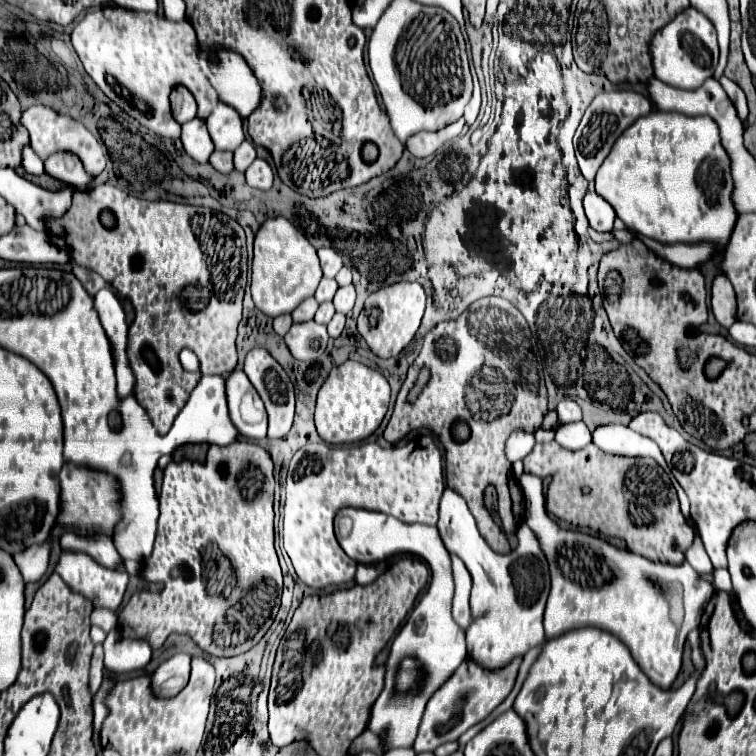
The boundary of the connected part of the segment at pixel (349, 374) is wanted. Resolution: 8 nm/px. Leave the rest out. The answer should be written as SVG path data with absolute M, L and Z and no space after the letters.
M344 361L334 367L324 381L316 401L316 429L318 435L330 445L356 443L370 437L382 423L390 401L390 385L382 373L358 361Z

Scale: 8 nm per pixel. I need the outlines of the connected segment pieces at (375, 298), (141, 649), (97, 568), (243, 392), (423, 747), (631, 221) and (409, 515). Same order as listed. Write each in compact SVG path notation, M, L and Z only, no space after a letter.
M394 283L378 289L366 299L362 313L358 315L358 333L368 343L370 351L382 359L396 357L414 339L426 307L426 293L420 283Z
M118 630L108 633L104 641L104 665L112 673L134 673L144 669L152 659L152 649L146 641L122 638Z
M62 551L56 565L56 573L78 593L94 603L94 607L106 607L118 611L128 575L106 571L106 567L94 563L84 551Z
M236 369L226 377L228 411L238 433L248 441L266 437L266 411L262 399L256 395L246 373Z
M466 659L456 669L456 673L428 701L422 723L420 723L418 739L414 741L414 751L416 753L434 751L442 743L456 741L464 731L468 731L472 725L480 723L484 717L488 717L492 713L492 709L496 709L512 691L514 679L518 673L518 665L520 665L520 659L514 659L514 663L510 663L508 667L504 667L500 671L486 671L486 669L478 667L472 659Z
M652 111L632 123L614 143L596 175L596 193L602 195L626 223L630 231L642 233L660 243L698 243L714 241L722 249L738 219L730 201L732 177L730 161L720 145L718 125L702 115L688 117L672 111Z
M422 435L418 439L396 445L394 449L382 449L378 443L362 443L350 447L330 447L324 441L308 443L300 447L288 469L288 485L286 485L286 505L284 505L284 531L282 541L296 575L302 583L314 589L322 589L326 585L340 585L354 579L356 563L342 551L334 537L334 515L342 507L362 507L370 511L380 511L396 517L404 523L426 523L436 525L438 521L438 503L444 491L444 469L442 469L442 453L436 447L432 435Z

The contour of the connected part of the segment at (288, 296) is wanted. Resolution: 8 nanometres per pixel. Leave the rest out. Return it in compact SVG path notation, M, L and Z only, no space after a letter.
M272 217L262 223L254 237L254 261L252 261L252 299L254 305L268 317L292 313L304 299L312 297L322 279L316 249L304 237L304 233L292 225L286 217Z

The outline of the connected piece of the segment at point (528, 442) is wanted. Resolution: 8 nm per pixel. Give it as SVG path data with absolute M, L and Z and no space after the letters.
M514 429L506 441L506 459L510 463L522 461L534 449L534 445L536 445L534 433L524 431L524 429Z

